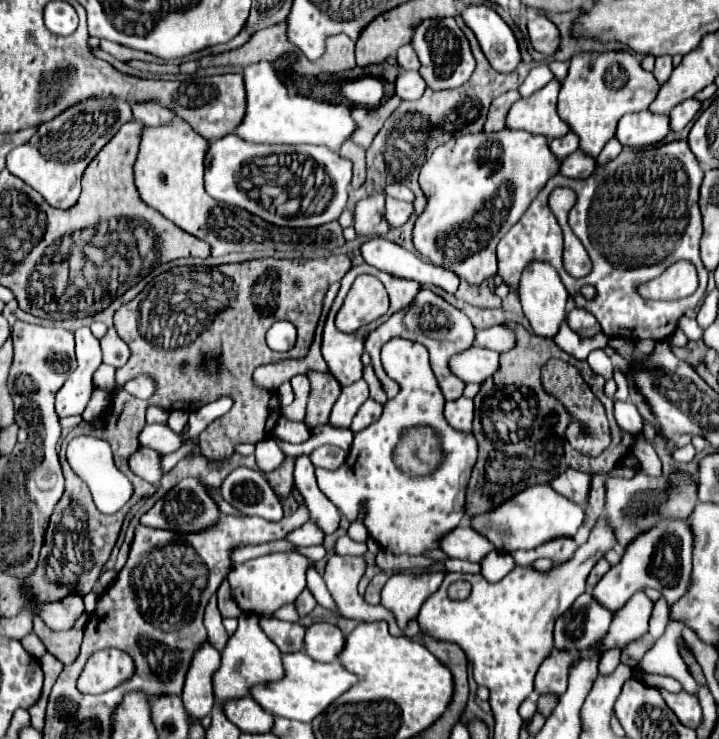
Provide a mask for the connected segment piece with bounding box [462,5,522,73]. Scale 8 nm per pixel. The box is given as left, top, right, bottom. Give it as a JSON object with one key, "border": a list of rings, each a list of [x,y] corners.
{"border":[[[472,5],[462,11],[462,19],[476,33],[486,59],[498,73],[512,73],[522,63],[514,31],[494,9]]]}

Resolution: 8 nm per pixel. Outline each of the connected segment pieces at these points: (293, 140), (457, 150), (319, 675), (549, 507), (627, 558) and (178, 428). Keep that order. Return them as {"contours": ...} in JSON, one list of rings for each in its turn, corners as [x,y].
{"contours":[[[[260,61],[244,69],[248,107],[242,125],[234,131],[238,137],[252,143],[286,143],[286,145],[326,145],[332,151],[338,151],[344,141],[348,141],[356,129],[352,119],[352,109],[344,104],[316,101],[310,97],[296,95],[296,101],[290,97],[288,87],[282,83],[274,65],[270,61]]],[[[502,129],[496,133],[476,133],[450,139],[434,149],[420,171],[420,187],[428,199],[426,211],[414,225],[414,245],[422,257],[428,257],[434,265],[444,265],[472,285],[494,277],[496,271],[496,245],[510,231],[514,223],[537,197],[548,177],[558,173],[560,159],[550,151],[548,139],[526,131]]],[[[304,651],[284,655],[284,669],[286,669],[284,679],[276,681],[276,683],[256,685],[252,689],[252,697],[268,713],[278,715],[278,717],[286,717],[286,719],[294,719],[294,721],[304,721],[304,723],[310,723],[330,703],[334,703],[334,699],[338,699],[352,685],[356,685],[356,681],[360,681],[360,677],[356,677],[354,673],[348,673],[342,667],[342,663],[338,663],[338,661],[318,663],[312,657],[308,657]]],[[[534,485],[526,491],[518,493],[510,501],[502,503],[498,509],[472,517],[470,527],[478,533],[486,535],[498,551],[518,551],[518,549],[534,549],[544,545],[544,541],[552,541],[558,537],[574,537],[584,521],[584,509],[560,493],[556,493],[550,485]]],[[[658,521],[654,529],[640,533],[630,545],[624,549],[624,555],[618,565],[612,565],[610,571],[600,579],[600,583],[592,589],[592,595],[608,609],[622,609],[628,599],[646,587],[658,589],[666,599],[668,607],[672,607],[690,587],[690,569],[692,569],[692,549],[694,537],[690,533],[690,523],[686,521]]],[[[172,411],[168,417],[168,427],[174,433],[182,433],[182,429],[186,427],[186,411]]]]}

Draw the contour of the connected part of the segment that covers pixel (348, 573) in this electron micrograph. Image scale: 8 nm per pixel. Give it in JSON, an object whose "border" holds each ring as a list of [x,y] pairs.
{"border":[[[330,555],[324,581],[328,585],[328,591],[332,593],[332,599],[336,603],[336,613],[350,619],[362,619],[362,621],[388,621],[389,631],[392,635],[402,635],[398,625],[394,623],[394,617],[384,607],[374,607],[364,601],[364,597],[358,593],[358,583],[366,571],[366,561],[362,556]]]}

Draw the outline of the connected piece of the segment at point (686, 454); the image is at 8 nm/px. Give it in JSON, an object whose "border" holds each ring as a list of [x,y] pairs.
{"border":[[[667,442],[667,449],[672,453],[672,457],[674,457],[678,463],[690,463],[690,461],[694,459],[694,455],[696,455],[696,449],[692,447],[692,443],[686,445],[686,447],[682,447],[682,449],[676,449],[674,443]]]}

